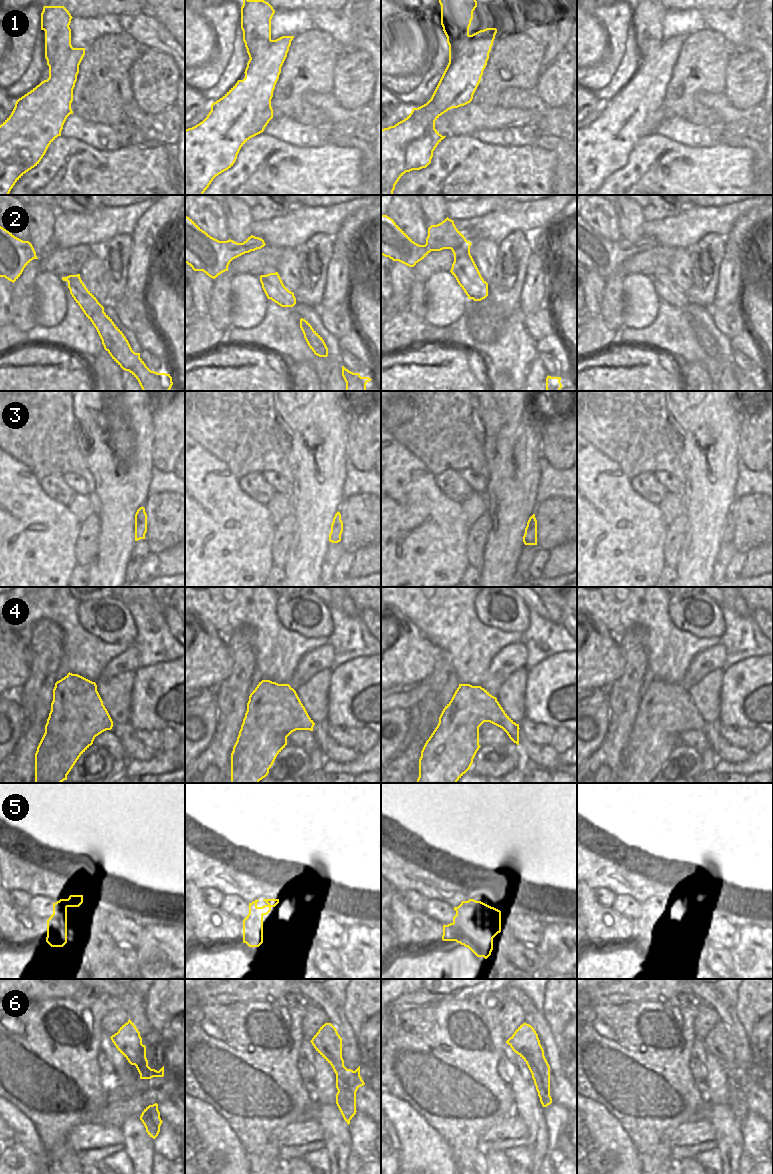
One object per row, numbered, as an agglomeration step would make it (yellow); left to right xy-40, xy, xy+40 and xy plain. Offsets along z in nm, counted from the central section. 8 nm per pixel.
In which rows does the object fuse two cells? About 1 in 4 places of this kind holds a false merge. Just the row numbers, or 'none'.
1

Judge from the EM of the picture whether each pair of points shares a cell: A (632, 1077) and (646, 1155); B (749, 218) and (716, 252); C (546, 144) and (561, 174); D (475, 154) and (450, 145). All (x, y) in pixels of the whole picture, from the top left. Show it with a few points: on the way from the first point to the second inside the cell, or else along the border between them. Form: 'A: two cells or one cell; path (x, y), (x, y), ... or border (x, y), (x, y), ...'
A: one cell; path (644, 1096), (646, 1136)
B: two cells; border (724, 237), (724, 257), (719, 267)
C: one cell; path (554, 148), (561, 155), (561, 166)
D: one cell; path (469, 151), (456, 151)

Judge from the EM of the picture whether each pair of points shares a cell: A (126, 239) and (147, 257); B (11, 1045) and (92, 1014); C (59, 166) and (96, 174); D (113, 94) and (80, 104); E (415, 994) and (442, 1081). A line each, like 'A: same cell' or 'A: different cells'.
A: different cells
B: same cell
C: same cell
D: same cell
E: different cells

